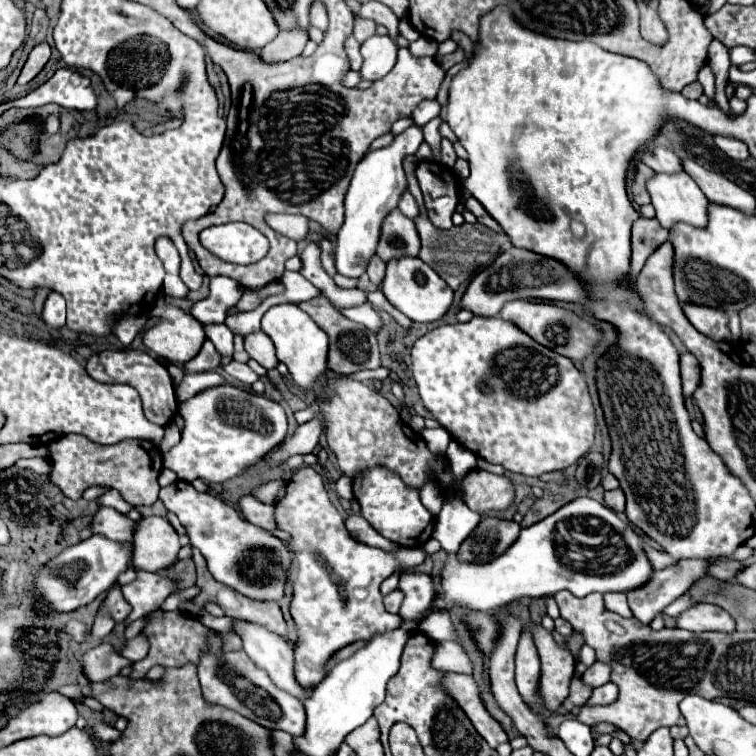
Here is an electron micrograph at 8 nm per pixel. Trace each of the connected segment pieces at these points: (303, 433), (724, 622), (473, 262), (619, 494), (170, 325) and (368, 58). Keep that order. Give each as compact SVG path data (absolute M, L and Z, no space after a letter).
M323 415L319 417L313 417L311 421L303 423L297 427L295 435L291 439L287 439L281 447L277 447L275 451L271 451L271 455L267 455L271 461L279 463L279 461L285 461L287 457L295 455L295 453L311 453L313 447L317 445L319 441L319 435L325 427L325 419Z
M699 603L699 605L691 607L691 611L683 611L677 617L677 627L687 629L687 631L695 631L695 633L701 633L701 631L733 633L735 619L719 605Z
M417 217L415 219L419 237L421 237L421 251L419 257L433 267L451 289L457 289L461 283L467 283L477 271L487 267L489 263L495 261L495 257L501 251L501 241L507 241L507 233L495 233L493 229L485 227L483 223L463 223L461 227L451 227L451 231L435 229L429 219Z
M621 489L605 491L605 505L611 507L613 511L617 511L617 513L625 511L625 493Z
M175 305L163 307L161 321L143 335L145 347L171 363L191 361L199 353L203 341L203 325Z
M373 35L361 45L361 55L365 59L361 77L377 81L393 69L397 61L397 43L389 35Z

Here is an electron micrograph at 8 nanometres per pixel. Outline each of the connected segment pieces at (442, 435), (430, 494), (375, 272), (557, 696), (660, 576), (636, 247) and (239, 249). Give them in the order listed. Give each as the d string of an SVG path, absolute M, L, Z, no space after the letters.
M437 427L437 429L423 429L421 431L421 437L427 441L427 445L431 447L431 451L435 451L437 455L443 455L445 449L447 449L447 443L451 441L451 435L447 429L443 427Z
M433 481L425 483L425 487L421 489L421 503L431 511L431 515L435 515L435 517L439 515L441 505L443 505L443 495Z
M377 255L371 259L371 263L369 263L369 267L367 267L367 275L369 275L369 279L371 279L373 285L381 287L383 279L385 279L385 263L383 263Z
M541 625L533 627L533 639L541 659L541 695L549 711L557 711L569 695L569 683L574 677L575 659L568 646L561 646Z
M681 559L679 567L655 571L645 585L627 591L633 617L637 617L641 623L651 623L659 611L663 611L671 601L687 591L695 575L705 573L707 559Z
M639 217L633 223L633 235L631 235L631 273L639 273L649 259L649 255L665 243L669 237L669 231L659 225L657 219L645 219Z
M207 227L200 235L202 246L221 261L251 265L269 251L269 241L259 231L241 231L239 227Z

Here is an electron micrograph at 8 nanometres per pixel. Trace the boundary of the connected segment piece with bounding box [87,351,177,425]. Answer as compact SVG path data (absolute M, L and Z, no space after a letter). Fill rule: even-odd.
M111 351L111 353L97 353L87 361L87 373L101 383L127 383L139 391L143 401L145 415L151 415L151 421L157 425L165 425L175 417L177 411L177 397L171 375L165 365L157 363L135 363L135 351ZM167 413L167 419L165 415Z

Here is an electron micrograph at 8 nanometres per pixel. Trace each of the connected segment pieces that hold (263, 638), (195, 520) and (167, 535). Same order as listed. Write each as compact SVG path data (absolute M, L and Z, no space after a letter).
M239 621L235 631L243 635L245 653L255 661L257 667L267 671L279 689L295 695L301 701L311 697L313 687L303 687L295 679L295 653L281 635L245 621Z
M175 481L167 487L161 487L159 499L171 513L179 517L181 525L187 529L191 545L201 551L211 575L219 583L239 591L249 599L257 601L283 599L287 571L291 567L293 557L287 543L283 543L273 533L265 531L263 527L257 527L247 519L243 519L223 499L195 491L195 487L187 481Z
M143 517L133 535L133 567L141 571L163 571L179 561L179 535L163 517Z

